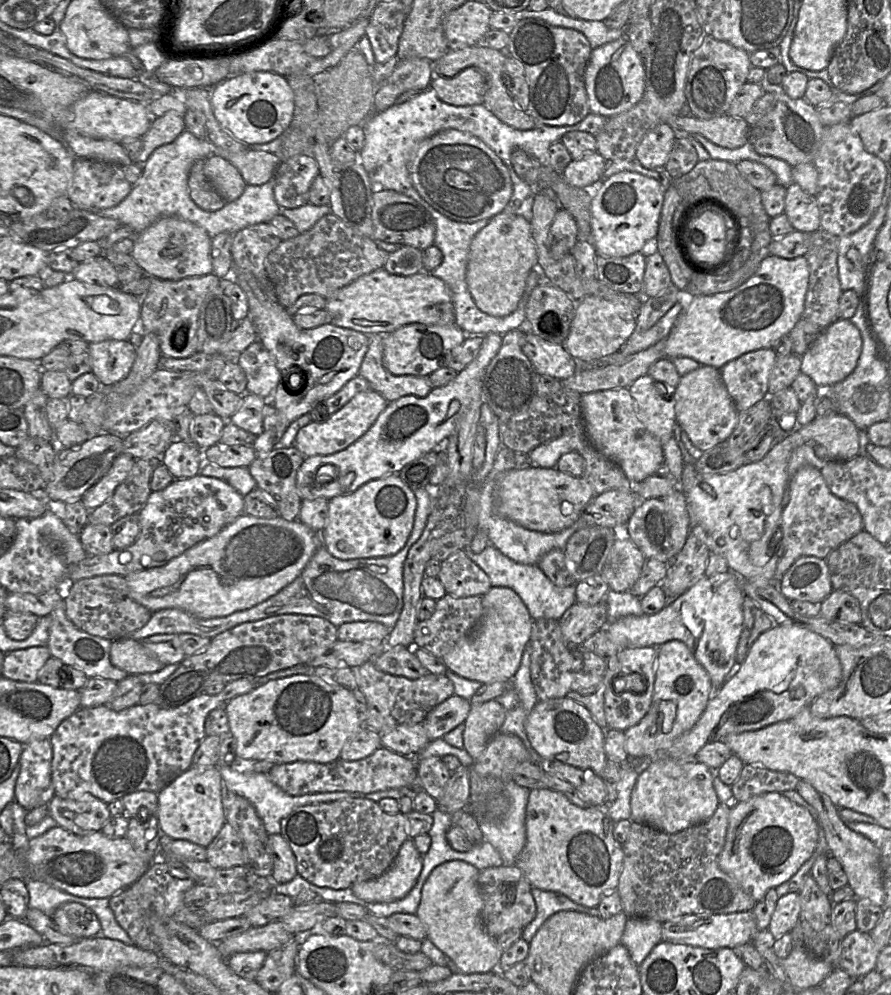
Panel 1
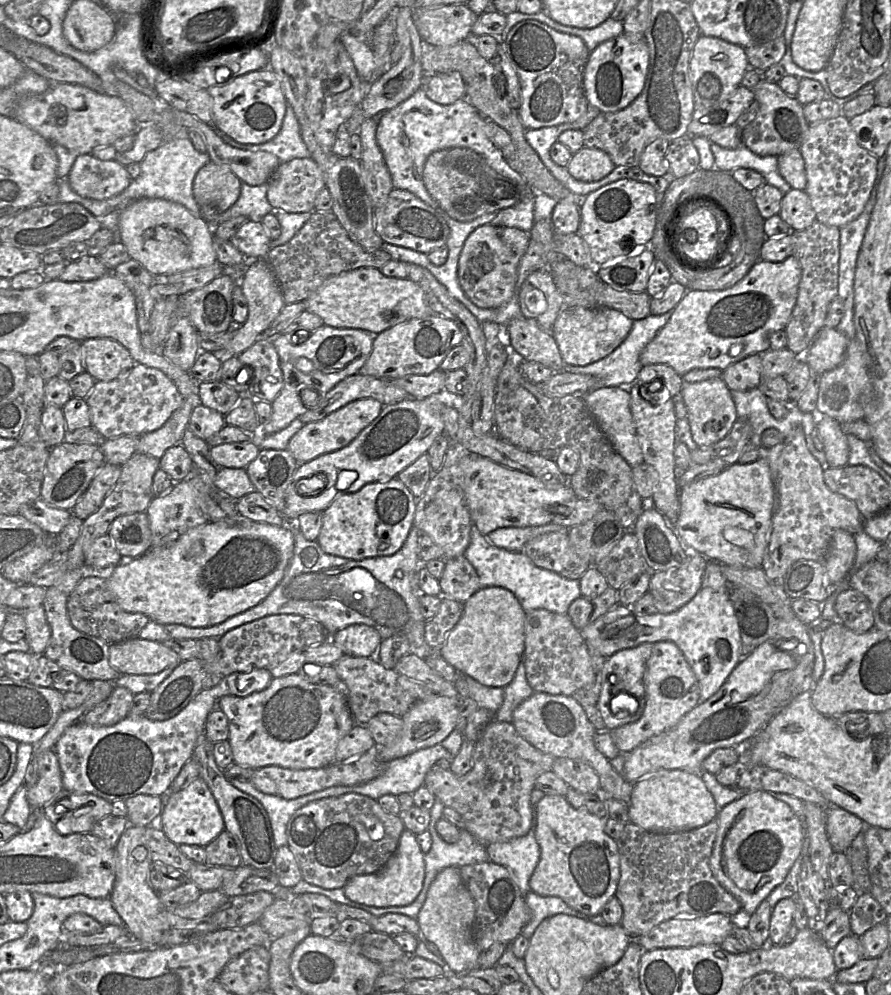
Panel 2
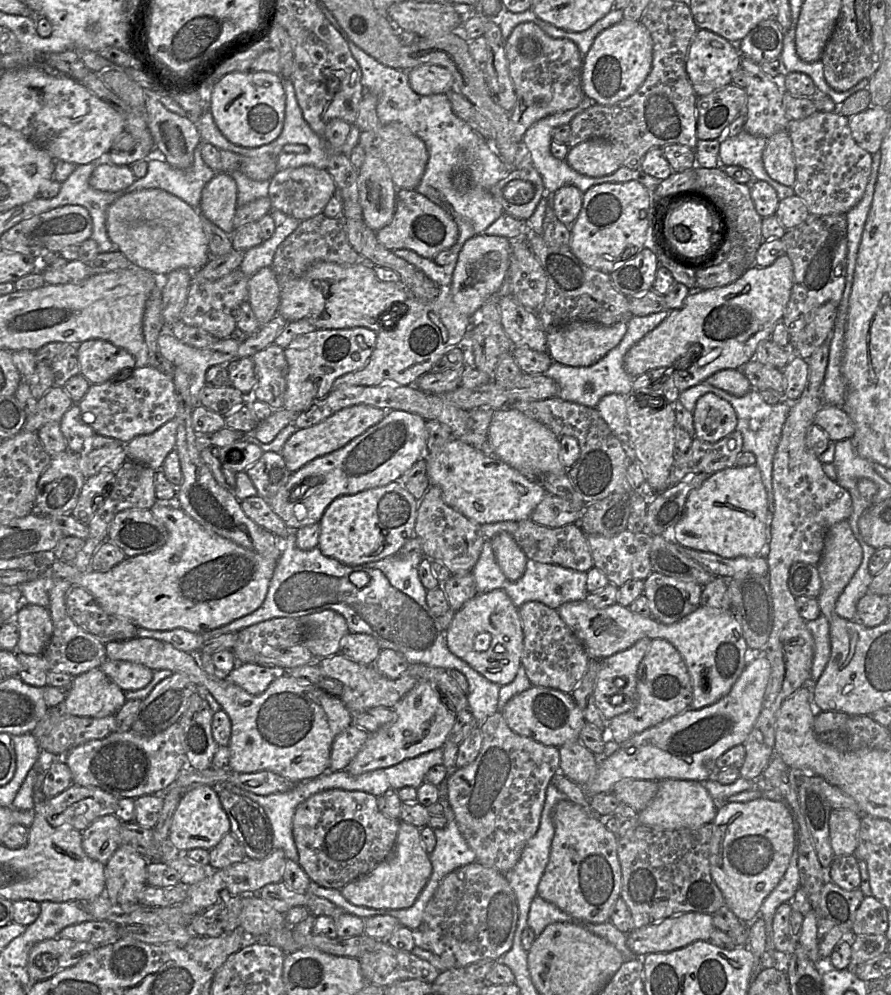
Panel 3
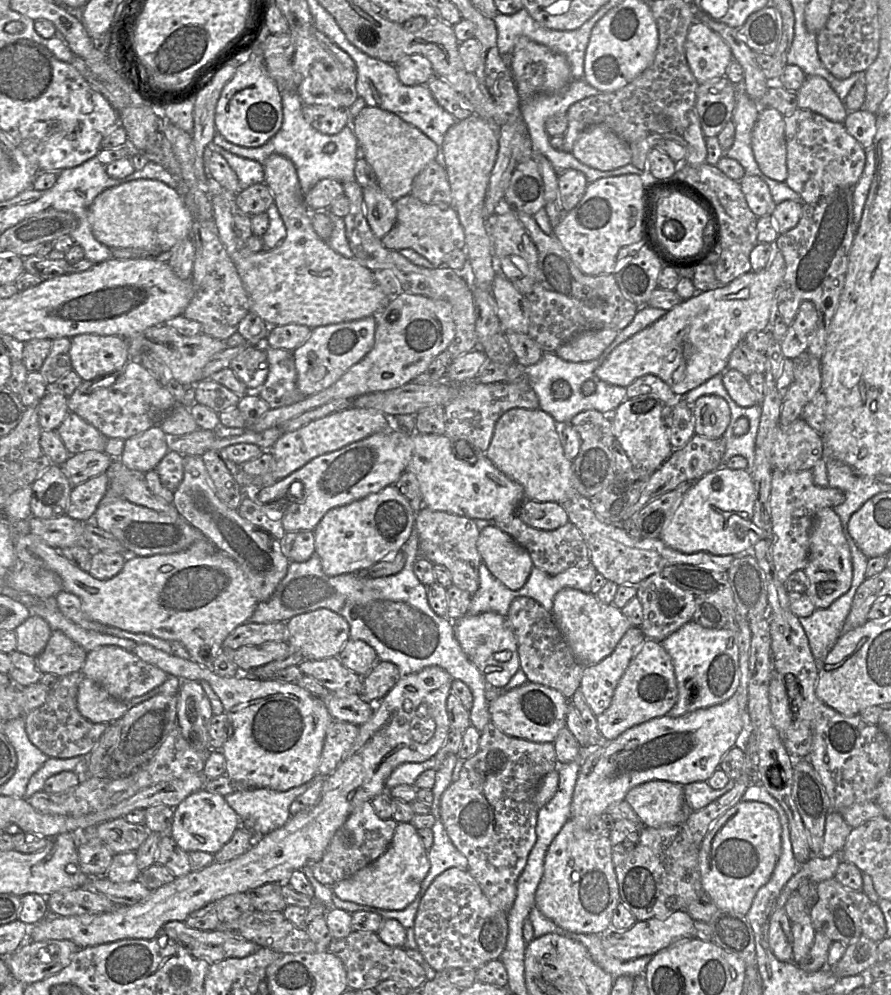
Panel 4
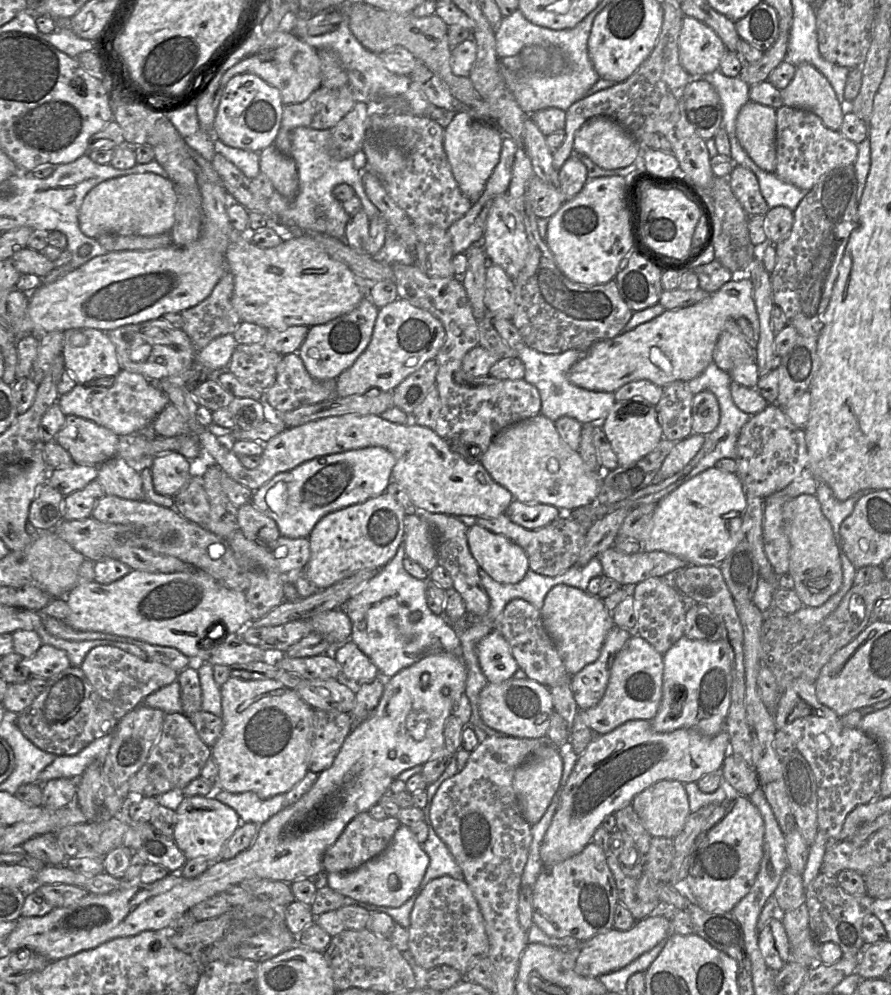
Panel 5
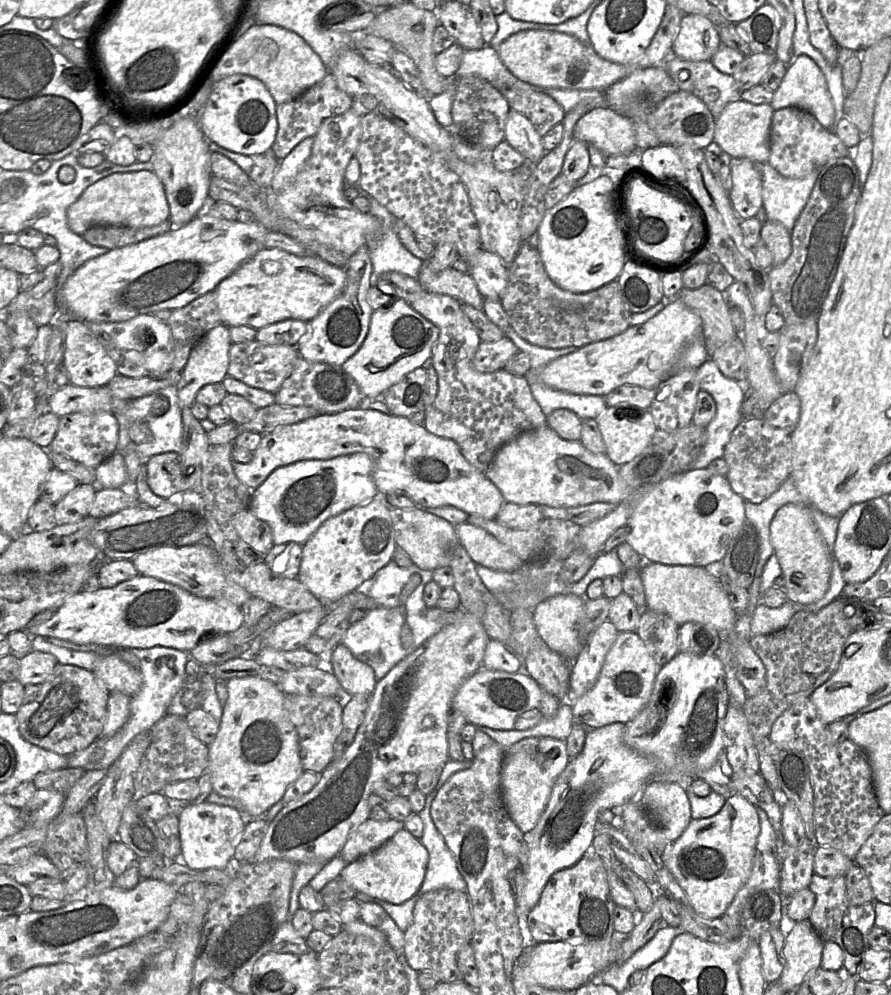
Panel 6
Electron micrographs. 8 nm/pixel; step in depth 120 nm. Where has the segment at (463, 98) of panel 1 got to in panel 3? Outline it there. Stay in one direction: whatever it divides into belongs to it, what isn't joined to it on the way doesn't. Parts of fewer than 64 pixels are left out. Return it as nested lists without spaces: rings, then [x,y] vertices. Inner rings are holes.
[[[424,64],[407,73],[410,87],[419,95],[446,94],[455,89],[454,78],[445,67]]]

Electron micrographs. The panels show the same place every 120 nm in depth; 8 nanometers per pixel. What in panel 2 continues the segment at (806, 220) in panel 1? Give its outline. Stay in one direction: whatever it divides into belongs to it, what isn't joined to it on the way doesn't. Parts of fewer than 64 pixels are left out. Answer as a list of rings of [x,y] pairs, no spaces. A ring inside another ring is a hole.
[[[791,188],[781,200],[779,215],[791,231],[808,228],[816,221],[816,213],[805,190]]]

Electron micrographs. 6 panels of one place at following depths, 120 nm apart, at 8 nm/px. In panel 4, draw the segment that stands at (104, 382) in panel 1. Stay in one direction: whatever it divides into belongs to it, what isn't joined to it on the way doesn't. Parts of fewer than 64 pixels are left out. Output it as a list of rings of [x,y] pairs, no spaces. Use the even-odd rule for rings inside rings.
[[[80,334],[70,340],[72,369],[84,381],[120,371],[131,360],[126,340],[118,336]]]

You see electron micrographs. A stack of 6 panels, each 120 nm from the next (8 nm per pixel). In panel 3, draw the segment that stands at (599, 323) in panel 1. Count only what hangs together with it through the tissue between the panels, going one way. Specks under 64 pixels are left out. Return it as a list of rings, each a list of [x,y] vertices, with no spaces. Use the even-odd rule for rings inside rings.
[[[573,321],[559,327],[554,327],[547,333],[547,352],[555,362],[572,366],[591,366],[616,347],[627,331],[627,321],[611,326],[603,324]]]

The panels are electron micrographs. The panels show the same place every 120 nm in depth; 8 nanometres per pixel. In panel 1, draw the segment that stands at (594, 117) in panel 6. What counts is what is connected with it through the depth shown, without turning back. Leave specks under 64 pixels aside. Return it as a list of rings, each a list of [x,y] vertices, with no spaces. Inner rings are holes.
[[[597,151],[586,153],[577,160],[572,160],[563,172],[564,179],[579,188],[591,186],[600,180],[608,161]]]

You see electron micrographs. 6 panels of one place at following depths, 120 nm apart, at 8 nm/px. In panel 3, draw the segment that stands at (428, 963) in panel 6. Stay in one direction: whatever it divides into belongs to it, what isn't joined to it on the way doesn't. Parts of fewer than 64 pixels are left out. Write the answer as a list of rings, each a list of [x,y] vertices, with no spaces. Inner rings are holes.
[[[474,862],[448,873],[423,913],[424,941],[448,968],[465,968],[480,960],[500,961],[512,947],[518,924],[516,895],[505,874]]]

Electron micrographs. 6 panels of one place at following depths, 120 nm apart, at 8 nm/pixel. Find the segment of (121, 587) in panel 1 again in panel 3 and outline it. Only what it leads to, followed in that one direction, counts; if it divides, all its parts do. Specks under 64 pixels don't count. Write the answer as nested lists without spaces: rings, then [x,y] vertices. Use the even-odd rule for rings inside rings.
[[[73,586],[68,591],[66,610],[78,627],[96,636],[104,645],[137,637],[136,625],[105,612],[93,595],[80,586]]]

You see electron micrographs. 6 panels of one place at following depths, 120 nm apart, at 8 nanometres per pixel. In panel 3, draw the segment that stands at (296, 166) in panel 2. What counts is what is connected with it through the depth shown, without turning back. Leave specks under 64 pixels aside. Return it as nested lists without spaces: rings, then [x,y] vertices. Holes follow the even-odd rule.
[[[304,165],[276,172],[270,179],[268,197],[272,210],[278,210],[285,215],[303,221],[322,213],[336,192],[336,184],[326,169]]]

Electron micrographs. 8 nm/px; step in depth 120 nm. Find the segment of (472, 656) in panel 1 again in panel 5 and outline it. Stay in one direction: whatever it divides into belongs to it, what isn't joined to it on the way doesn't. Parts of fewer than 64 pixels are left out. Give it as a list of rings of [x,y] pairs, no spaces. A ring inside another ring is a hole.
[[[495,629],[478,642],[477,657],[488,683],[498,684],[511,679],[519,668],[509,644]]]

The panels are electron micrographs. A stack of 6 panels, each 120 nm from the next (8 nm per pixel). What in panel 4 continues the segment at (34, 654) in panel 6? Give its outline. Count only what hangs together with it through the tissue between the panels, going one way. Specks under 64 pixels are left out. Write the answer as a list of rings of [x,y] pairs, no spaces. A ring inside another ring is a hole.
[[[52,631],[45,649],[35,658],[36,666],[42,674],[63,677],[81,672],[87,652],[62,631]]]

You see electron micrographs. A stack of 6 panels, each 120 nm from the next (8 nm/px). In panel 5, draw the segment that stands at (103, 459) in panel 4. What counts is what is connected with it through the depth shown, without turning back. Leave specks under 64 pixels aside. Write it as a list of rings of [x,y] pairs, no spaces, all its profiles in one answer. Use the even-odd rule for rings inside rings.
[[[74,463],[67,468],[50,470],[48,483],[65,497],[97,479],[98,466]]]

